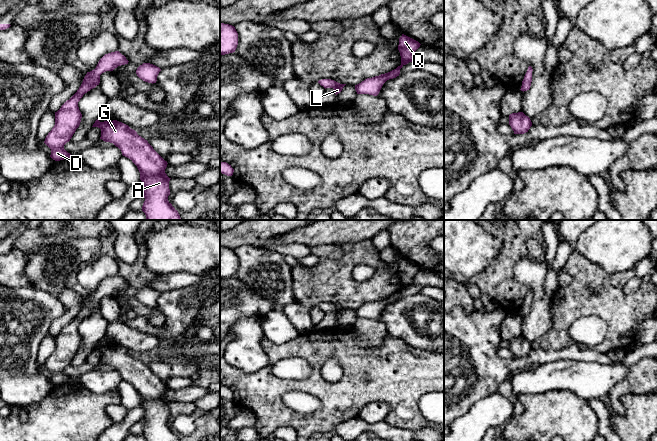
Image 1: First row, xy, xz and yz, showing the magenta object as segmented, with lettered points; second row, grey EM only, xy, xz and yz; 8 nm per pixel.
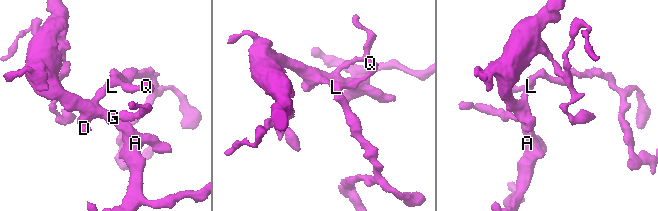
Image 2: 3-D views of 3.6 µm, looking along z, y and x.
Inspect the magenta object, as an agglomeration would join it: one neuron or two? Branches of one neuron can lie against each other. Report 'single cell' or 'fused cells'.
single cell

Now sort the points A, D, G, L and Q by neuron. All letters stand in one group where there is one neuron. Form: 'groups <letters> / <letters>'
groups A D G L Q

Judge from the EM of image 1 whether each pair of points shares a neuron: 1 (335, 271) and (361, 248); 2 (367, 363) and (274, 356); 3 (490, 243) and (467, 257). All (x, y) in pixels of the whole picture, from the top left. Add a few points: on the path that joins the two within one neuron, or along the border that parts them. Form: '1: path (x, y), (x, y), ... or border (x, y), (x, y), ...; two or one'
1: path (341, 268), (355, 254); one
2: path (344, 349), (342, 347), (297, 347); one
3: path (484, 247), (476, 248), (473, 251); one

